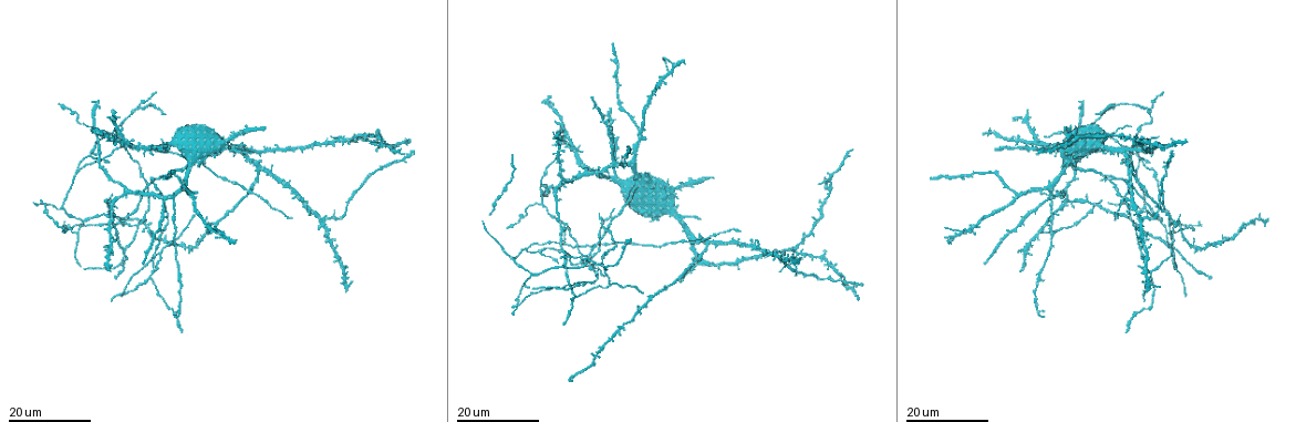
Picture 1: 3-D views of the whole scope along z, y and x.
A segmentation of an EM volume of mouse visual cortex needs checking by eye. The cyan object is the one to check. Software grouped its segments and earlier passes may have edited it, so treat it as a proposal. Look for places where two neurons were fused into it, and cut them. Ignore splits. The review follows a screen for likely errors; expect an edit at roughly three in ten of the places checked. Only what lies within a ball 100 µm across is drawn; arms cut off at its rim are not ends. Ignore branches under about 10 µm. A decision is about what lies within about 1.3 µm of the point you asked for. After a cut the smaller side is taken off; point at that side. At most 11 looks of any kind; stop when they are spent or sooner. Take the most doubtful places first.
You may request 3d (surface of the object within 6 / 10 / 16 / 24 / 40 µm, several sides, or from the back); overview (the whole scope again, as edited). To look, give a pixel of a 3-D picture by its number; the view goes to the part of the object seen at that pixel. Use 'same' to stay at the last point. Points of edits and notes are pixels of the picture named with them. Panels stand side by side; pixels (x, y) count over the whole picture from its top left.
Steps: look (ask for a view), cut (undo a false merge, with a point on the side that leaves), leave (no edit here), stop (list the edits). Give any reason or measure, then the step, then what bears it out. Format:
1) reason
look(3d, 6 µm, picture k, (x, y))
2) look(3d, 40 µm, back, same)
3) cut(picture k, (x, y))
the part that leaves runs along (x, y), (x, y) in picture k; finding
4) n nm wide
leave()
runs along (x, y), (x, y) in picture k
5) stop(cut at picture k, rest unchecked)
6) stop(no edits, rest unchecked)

side arm on a straight run
look(3d, 24 µm, picture 1, (1174, 250))

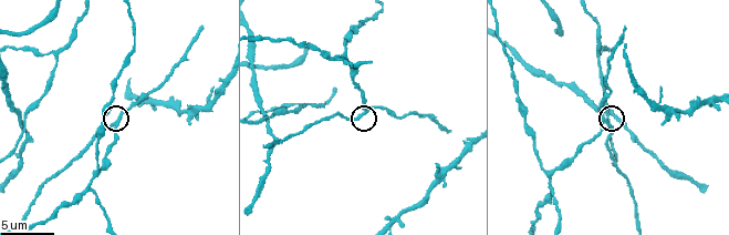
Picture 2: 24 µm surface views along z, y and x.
look(3d, 10 µm, picture 2, (365, 110))

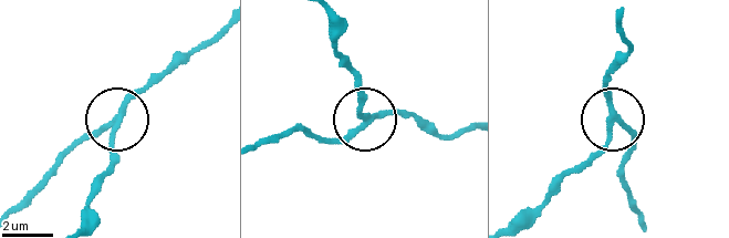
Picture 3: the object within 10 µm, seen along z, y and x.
cut(picture 3, (145, 85))
the part that leaves runs along (118, 116), (76, 142), (13, 205) in picture 3; a second neuron is stuck on

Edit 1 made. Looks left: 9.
looks like a crossing
look(3d, 16 µm, picture 1, (539, 190))

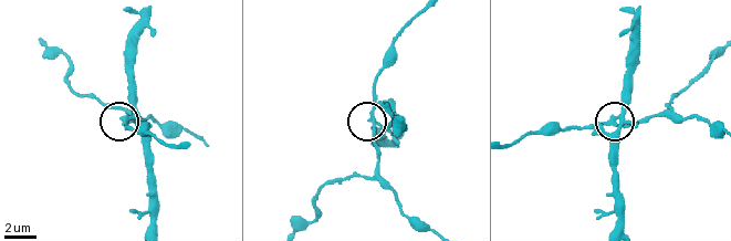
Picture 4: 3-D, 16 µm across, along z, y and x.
look(3d, 10 µm, picture 4, (127, 117))

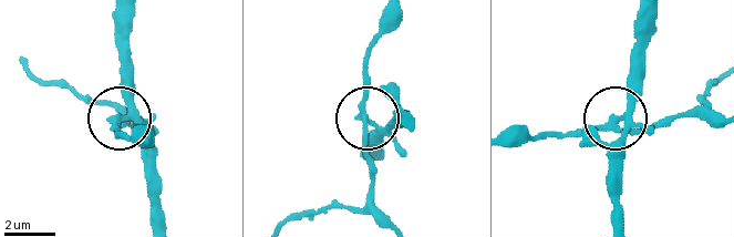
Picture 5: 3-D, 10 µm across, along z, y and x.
leave()
runs along (620, 223), (618, 119), (637, 41) in picture 5; continuous, no second neuron

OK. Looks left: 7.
four-way junction
look(3d, 6 µm, picture 2, (20, 113))

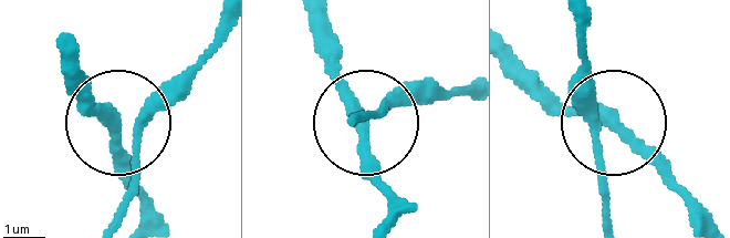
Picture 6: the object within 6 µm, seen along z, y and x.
4 arms
leave()
one neuron here

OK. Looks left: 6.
small branch off a trunk
look(3d, 16 µm, picture 1, (82, 222))

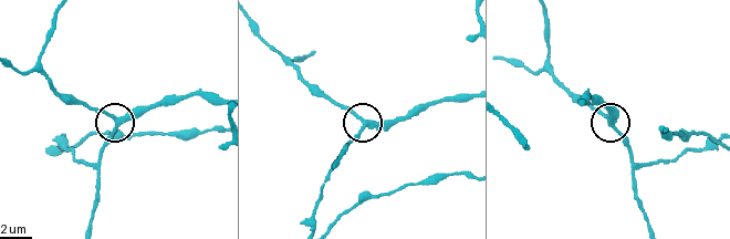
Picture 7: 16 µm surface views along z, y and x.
look(3d, 6 µm, picture 7, (611, 122))

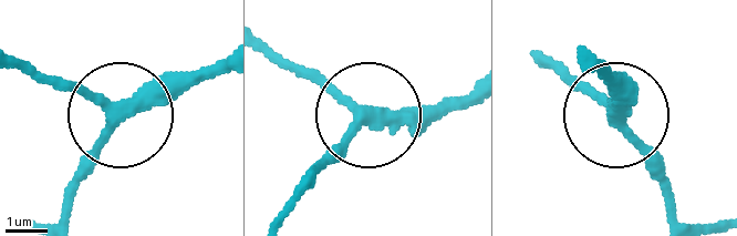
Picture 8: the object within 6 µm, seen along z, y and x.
280 nm wide
leave()
runs along (591, 70), (612, 91), (612, 112), (552, 62) in picture 8; continuous, no second neuron

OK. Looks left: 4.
look(3d, 16 µm, picture 1, (1017, 193))

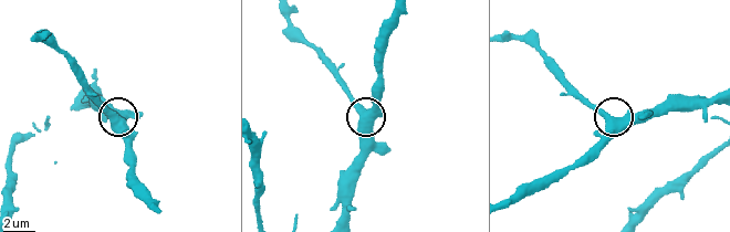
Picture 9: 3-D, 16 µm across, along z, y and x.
zoom in
look(3d, 10 µm, picture 9, (609, 121))

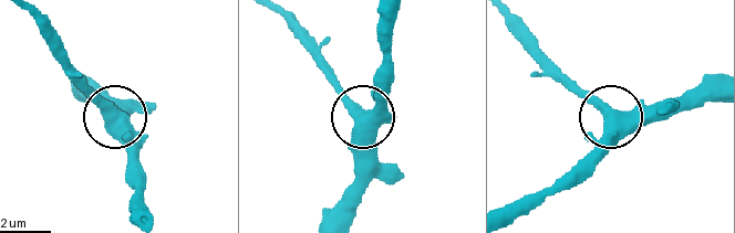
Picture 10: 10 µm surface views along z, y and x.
leave()
all the same neuron

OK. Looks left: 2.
stop(cut at picture 3, rest unchecked)

